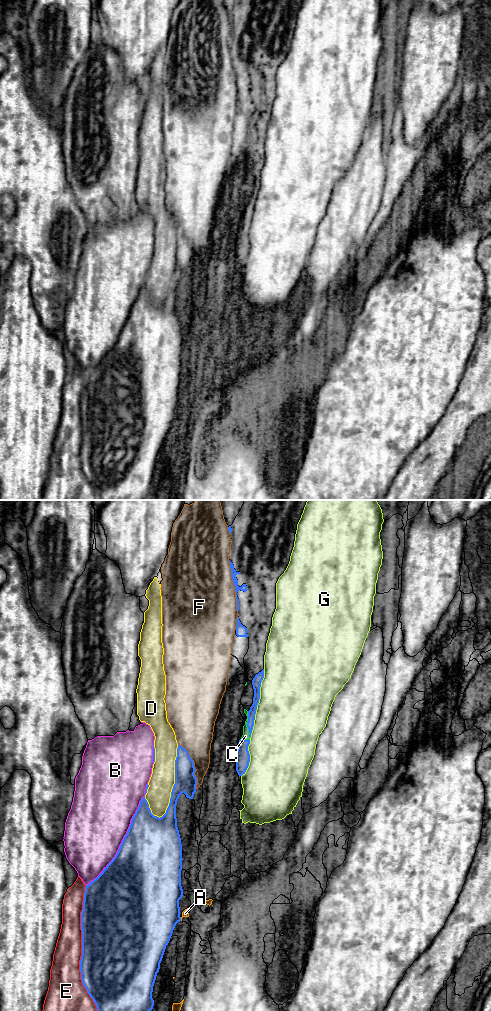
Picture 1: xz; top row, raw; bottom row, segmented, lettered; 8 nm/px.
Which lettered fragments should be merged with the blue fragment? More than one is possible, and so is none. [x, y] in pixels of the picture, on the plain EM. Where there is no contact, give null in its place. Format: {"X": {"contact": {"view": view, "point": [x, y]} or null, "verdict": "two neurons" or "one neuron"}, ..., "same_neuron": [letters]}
{"A": {"contact": {"view": "xz", "point": [180, 407]}, "verdict": "two neurons"}, "B": {"contact": {"view": "xz", "point": [125, 323]}, "verdict": "two neurons"}, "C": {"contact": {"view": "xz", "point": [247, 212]}, "verdict": "two neurons"}, "D": {"contact": {"view": "xz", "point": [175, 268]}, "verdict": "two neurons"}, "E": {"contact": {"view": "xz", "point": [82, 436]}, "verdict": "two neurons"}, "F": {"contact": {"view": "xz", "point": [235, 74]}, "verdict": "two neurons"}, "G": {"contact": {"view": "xz", "point": [258, 190]}, "verdict": "two neurons"}, "same_neuron": []}

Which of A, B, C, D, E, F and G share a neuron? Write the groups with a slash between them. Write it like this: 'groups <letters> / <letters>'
groups A C / B / D / E / F / G

